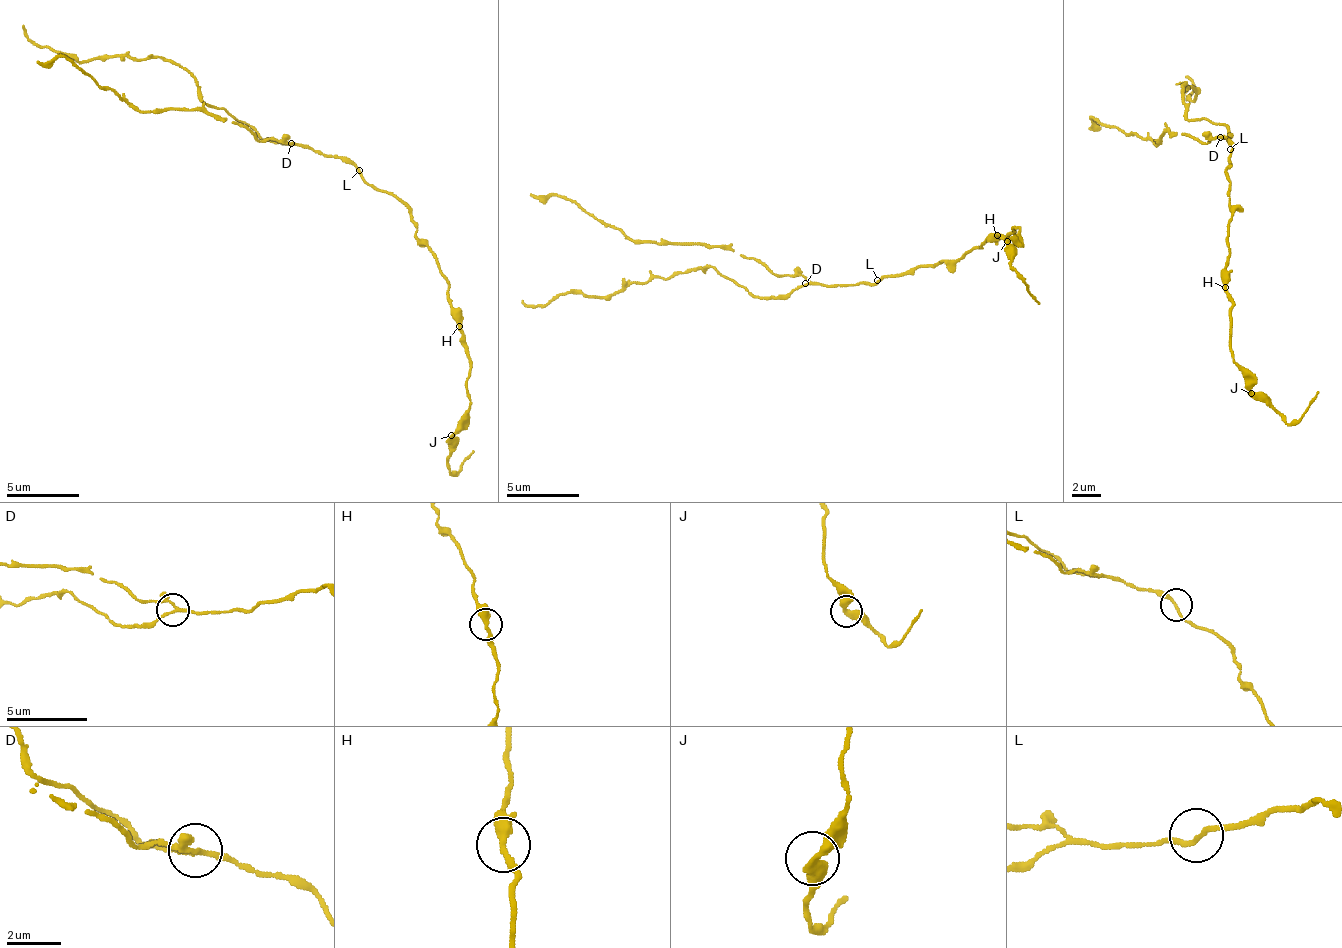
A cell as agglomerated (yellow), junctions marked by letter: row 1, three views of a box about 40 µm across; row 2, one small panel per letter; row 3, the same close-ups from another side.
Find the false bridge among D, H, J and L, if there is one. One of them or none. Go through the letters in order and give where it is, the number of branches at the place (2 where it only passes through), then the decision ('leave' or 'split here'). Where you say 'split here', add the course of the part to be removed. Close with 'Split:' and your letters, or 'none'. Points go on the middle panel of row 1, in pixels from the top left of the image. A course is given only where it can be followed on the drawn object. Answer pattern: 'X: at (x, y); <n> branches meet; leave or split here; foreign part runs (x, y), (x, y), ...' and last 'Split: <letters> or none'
D: at (805, 283); 3 branches meet; leave
H: at (997, 235); 2 branches meet; leave
J: at (1007, 241); 2 branches meet; leave
L: at (877, 280); 2 branches meet; leave
Split: none

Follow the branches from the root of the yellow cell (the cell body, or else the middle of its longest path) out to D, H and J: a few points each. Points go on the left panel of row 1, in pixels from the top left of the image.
D: (359, 170), (352, 162), (319, 155), (309, 147), (291, 143)
H: (359, 170), (370, 184), (389, 191), (407, 209), (414, 234), (429, 249), (448, 284), (448, 305), (459, 326)
J: (359, 170), (407, 209), (414, 234), (448, 284), (452, 319), (469, 352), (468, 410), (452, 434)

